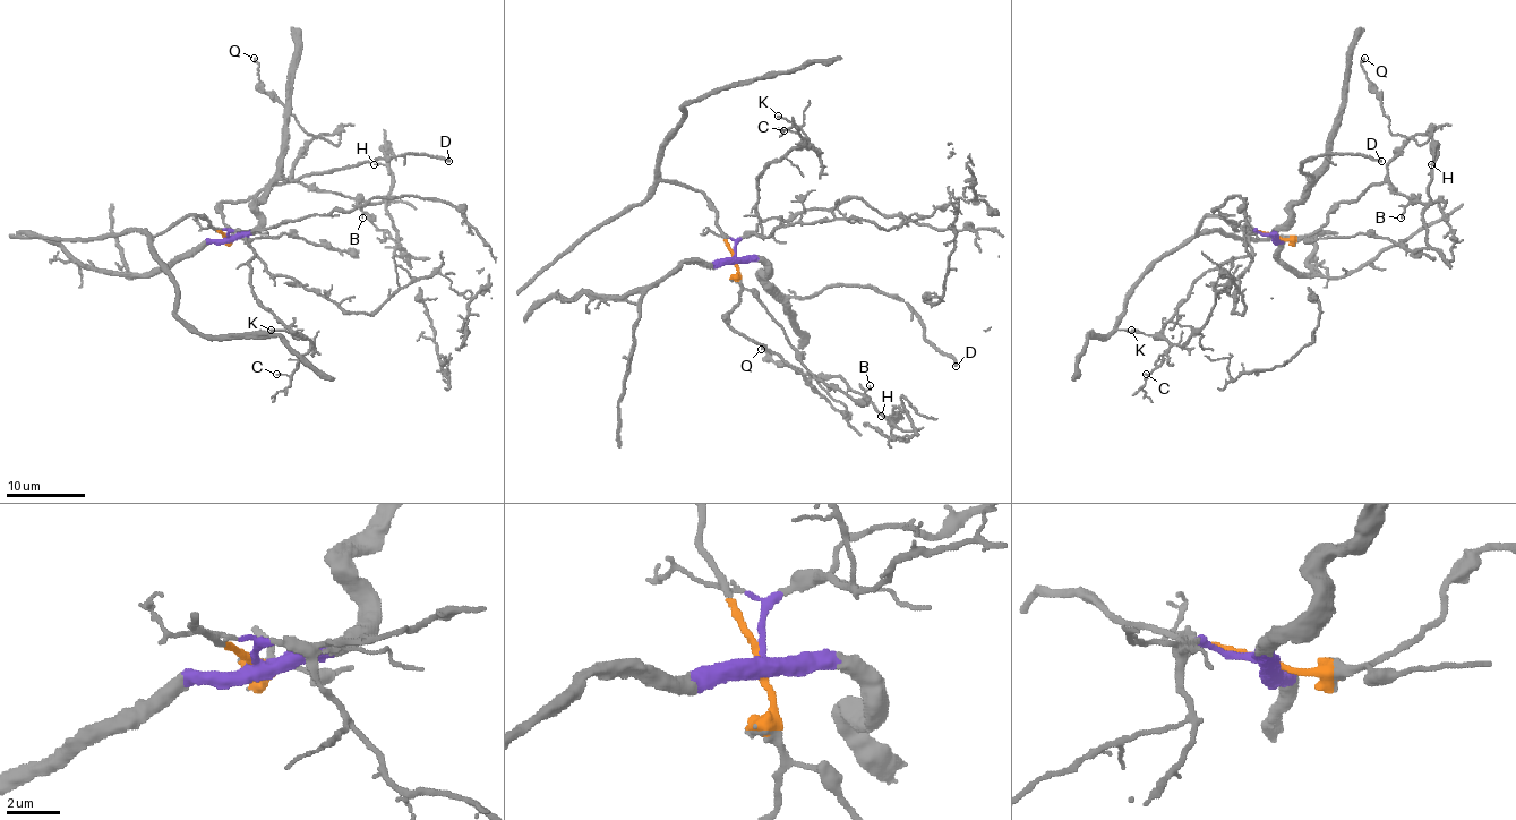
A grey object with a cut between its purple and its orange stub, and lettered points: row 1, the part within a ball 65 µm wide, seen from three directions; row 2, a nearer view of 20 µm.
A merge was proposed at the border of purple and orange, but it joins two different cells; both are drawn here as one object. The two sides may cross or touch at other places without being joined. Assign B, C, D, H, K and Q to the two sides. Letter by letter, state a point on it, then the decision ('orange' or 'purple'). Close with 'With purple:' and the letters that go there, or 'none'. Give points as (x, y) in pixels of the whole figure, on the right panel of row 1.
B: at (1401, 218); orange
C: at (1146, 374); purple
D: at (1381, 161); purple
H: at (1431, 164); orange
K: at (1131, 330); purple
Q: at (1364, 58); orange
With purple: C, D, K

